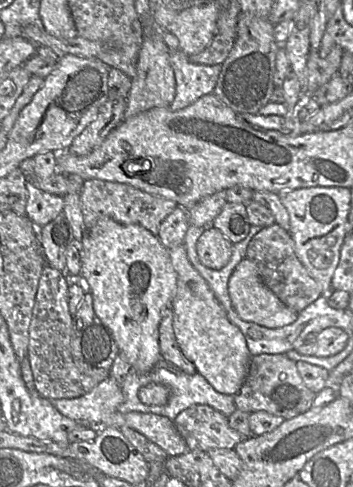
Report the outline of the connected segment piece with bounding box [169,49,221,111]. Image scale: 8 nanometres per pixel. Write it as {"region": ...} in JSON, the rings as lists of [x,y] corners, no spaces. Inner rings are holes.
{"region":[[[170,50],[176,78],[176,93],[169,108],[177,111],[187,108],[202,96],[213,92],[221,65],[198,64],[182,51]]]}

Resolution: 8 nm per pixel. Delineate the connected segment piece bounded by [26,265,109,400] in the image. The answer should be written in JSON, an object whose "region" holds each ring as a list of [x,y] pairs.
{"region":[[[49,265],[43,267],[29,326],[29,342],[27,343],[26,359],[28,360],[32,373],[32,392],[49,400],[82,396],[109,376],[109,373],[105,371],[96,372],[95,374],[88,374],[81,371],[73,357],[71,350],[73,315],[68,306],[69,287],[70,284],[63,273]]]}

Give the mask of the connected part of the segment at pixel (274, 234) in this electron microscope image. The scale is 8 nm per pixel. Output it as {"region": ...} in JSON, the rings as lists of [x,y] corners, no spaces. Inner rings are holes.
{"region":[[[277,224],[267,226],[253,236],[247,246],[245,258],[257,266],[265,286],[297,313],[316,301],[323,293],[321,285],[310,276],[298,259],[290,232]]]}

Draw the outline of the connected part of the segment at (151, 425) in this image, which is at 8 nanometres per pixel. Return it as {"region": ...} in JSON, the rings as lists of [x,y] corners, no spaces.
{"region":[[[115,411],[102,422],[89,425],[90,427],[114,427],[118,430],[122,426],[132,428],[161,447],[168,457],[189,452],[186,442],[176,430],[173,421],[162,415]]]}

